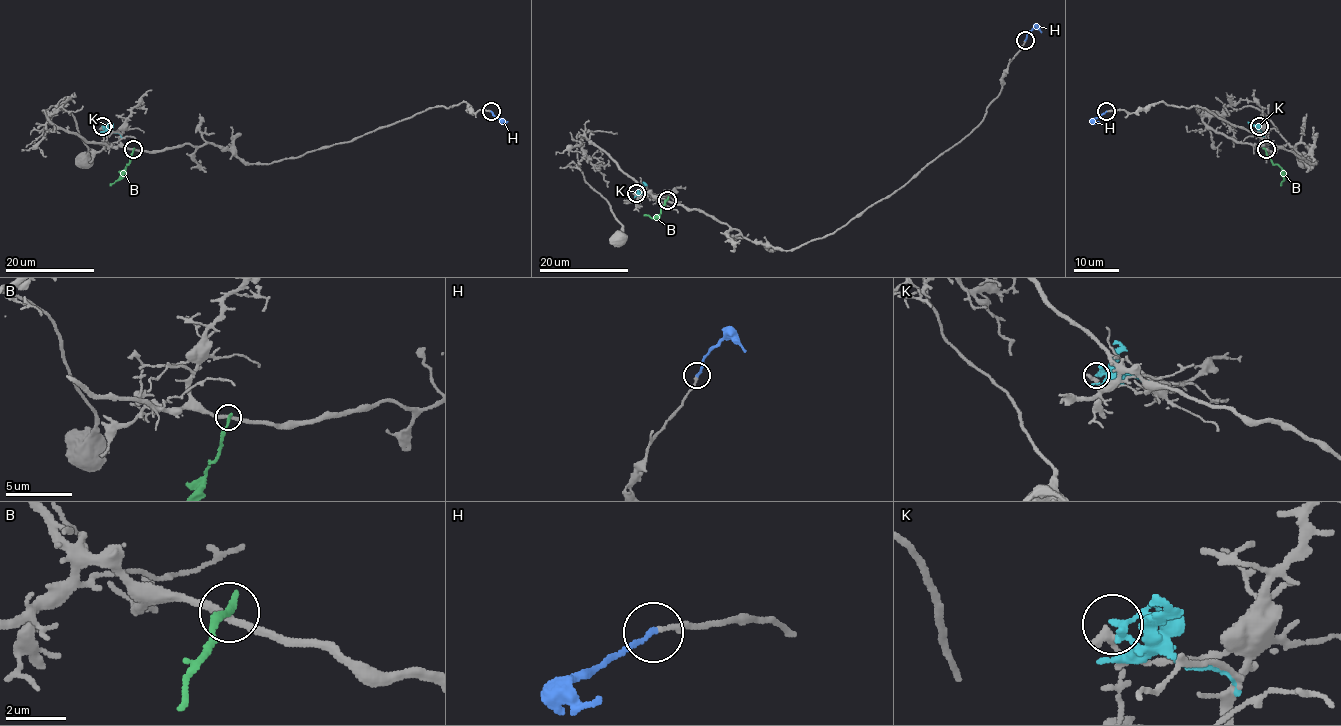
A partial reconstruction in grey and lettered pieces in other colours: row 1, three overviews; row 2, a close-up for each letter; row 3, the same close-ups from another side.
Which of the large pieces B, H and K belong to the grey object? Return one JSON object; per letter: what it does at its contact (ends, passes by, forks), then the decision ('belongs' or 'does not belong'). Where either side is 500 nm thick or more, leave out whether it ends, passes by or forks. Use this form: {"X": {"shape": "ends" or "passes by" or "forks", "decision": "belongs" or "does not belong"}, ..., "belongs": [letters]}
{"B": {"shape": "ends", "decision": "does not belong"}, "H": {"shape": "ends", "decision": "belongs"}, "K": {"shape": "ends", "decision": "does not belong"}, "belongs": ["H"]}

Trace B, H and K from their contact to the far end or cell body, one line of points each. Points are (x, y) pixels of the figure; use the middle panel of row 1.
B: (667, 199), (657, 216), (644, 215)
H: (1024, 40), (1033, 28), (1041, 33)
K: (636, 194), (650, 194), (655, 197)

